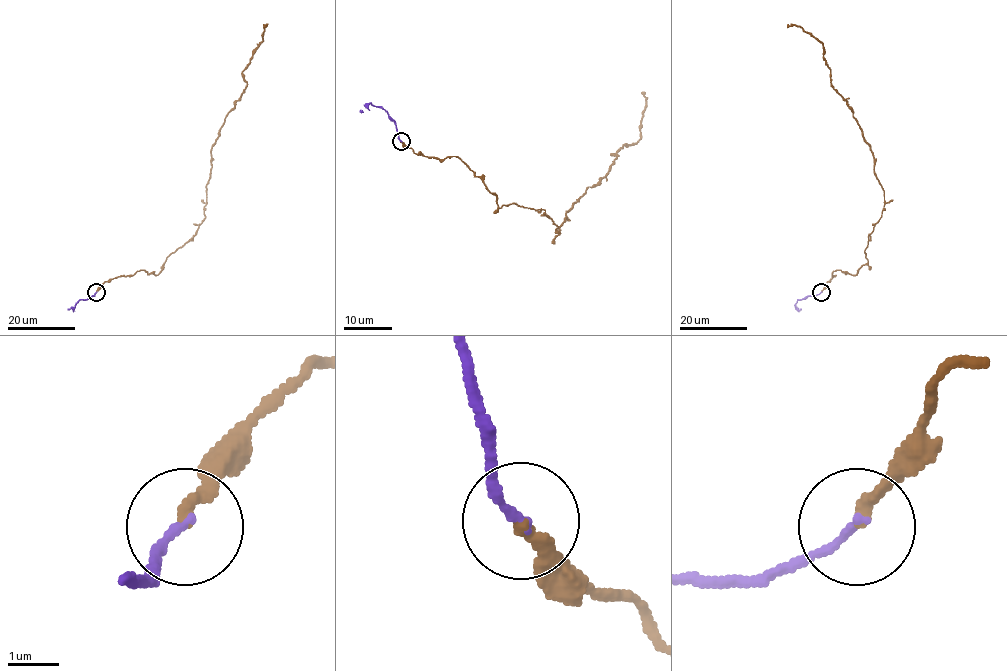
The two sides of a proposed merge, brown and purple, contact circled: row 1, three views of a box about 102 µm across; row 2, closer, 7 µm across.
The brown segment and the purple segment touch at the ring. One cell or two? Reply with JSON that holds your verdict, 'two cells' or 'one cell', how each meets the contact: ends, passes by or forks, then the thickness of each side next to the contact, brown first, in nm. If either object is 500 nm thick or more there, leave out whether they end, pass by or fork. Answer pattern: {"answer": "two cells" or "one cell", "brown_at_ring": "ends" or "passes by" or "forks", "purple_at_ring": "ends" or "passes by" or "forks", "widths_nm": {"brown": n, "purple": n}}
{"answer": "one cell", "brown_at_ring": "ends", "purple_at_ring": "ends", "widths_nm": {"brown": 240, "purple": 180}}

